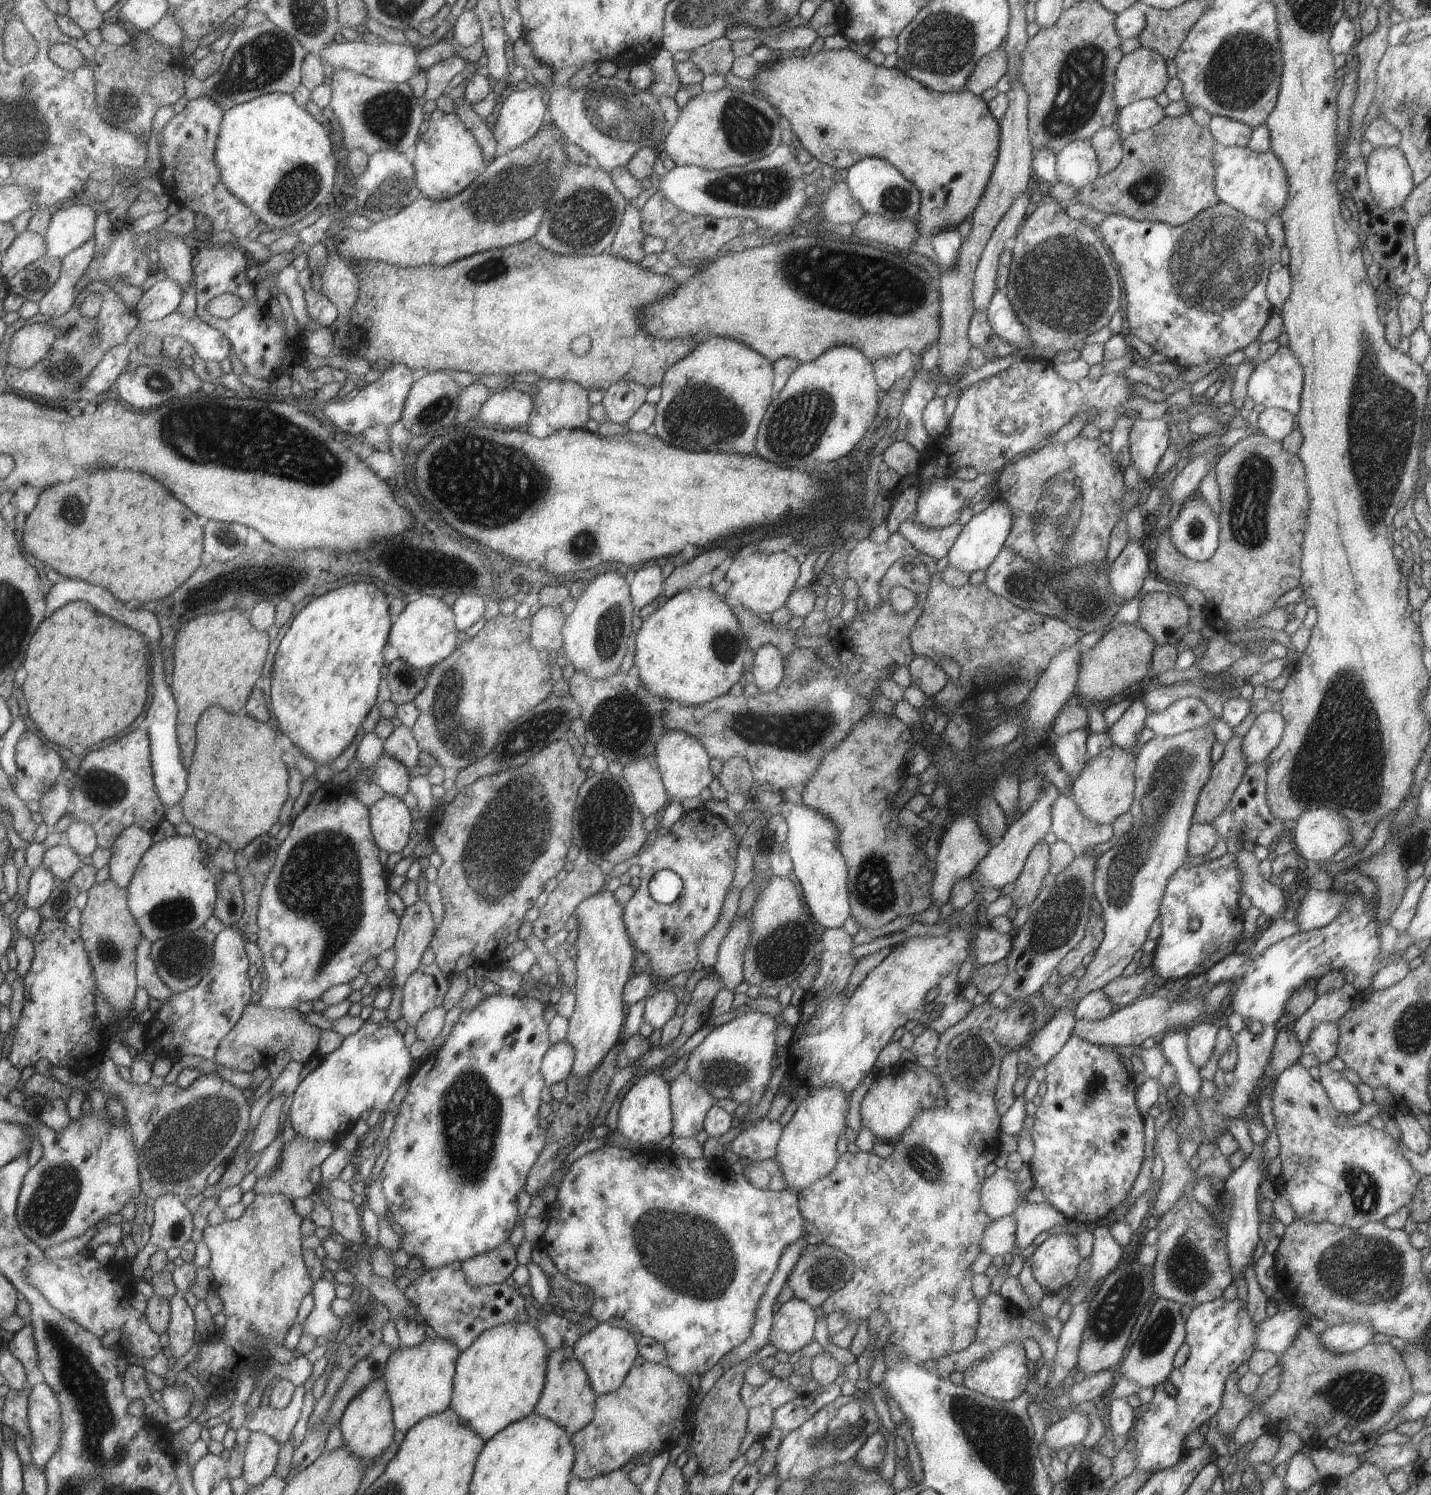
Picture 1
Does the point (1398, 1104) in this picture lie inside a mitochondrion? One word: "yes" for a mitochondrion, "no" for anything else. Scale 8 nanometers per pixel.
no

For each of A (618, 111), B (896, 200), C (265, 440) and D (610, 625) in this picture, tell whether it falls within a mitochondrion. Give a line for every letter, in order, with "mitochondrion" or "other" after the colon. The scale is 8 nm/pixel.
A: mitochondrion
B: mitochondrion
C: mitochondrion
D: mitochondrion

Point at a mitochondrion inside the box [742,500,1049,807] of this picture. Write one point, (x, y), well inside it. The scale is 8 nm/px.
(1021, 579)

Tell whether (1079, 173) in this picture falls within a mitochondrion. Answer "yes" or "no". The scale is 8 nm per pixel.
no

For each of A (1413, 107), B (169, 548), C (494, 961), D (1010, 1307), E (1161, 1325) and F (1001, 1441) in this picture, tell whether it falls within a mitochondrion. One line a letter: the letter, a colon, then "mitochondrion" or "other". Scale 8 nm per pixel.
A: mitochondrion
B: other
C: other
D: other
E: mitochondrion
F: mitochondrion

